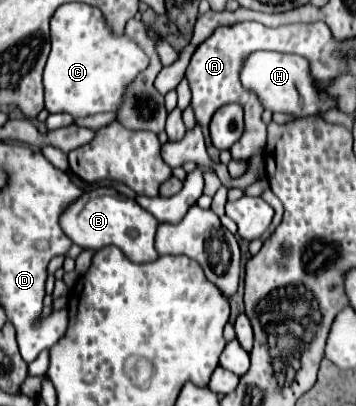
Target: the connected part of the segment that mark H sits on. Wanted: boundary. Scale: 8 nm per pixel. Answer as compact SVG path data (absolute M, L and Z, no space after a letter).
M257 51L257 55L247 57L247 63L241 71L241 83L243 87L255 91L263 107L271 109L273 113L281 111L281 113L291 113L295 117L307 117L307 115L319 115L321 111L335 107L335 103L331 103L331 99L327 99L325 93L315 91L307 61L299 55Z

